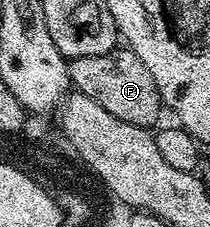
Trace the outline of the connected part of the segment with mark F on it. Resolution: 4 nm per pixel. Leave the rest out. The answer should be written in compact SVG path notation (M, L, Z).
M127 47L111 49L106 55L71 58L68 61L68 79L75 92L94 99L98 107L110 111L110 115L122 119L122 123L134 123L148 129L157 124L155 121L162 114L160 92L154 78L150 71L146 71L146 63L142 63L142 59Z

